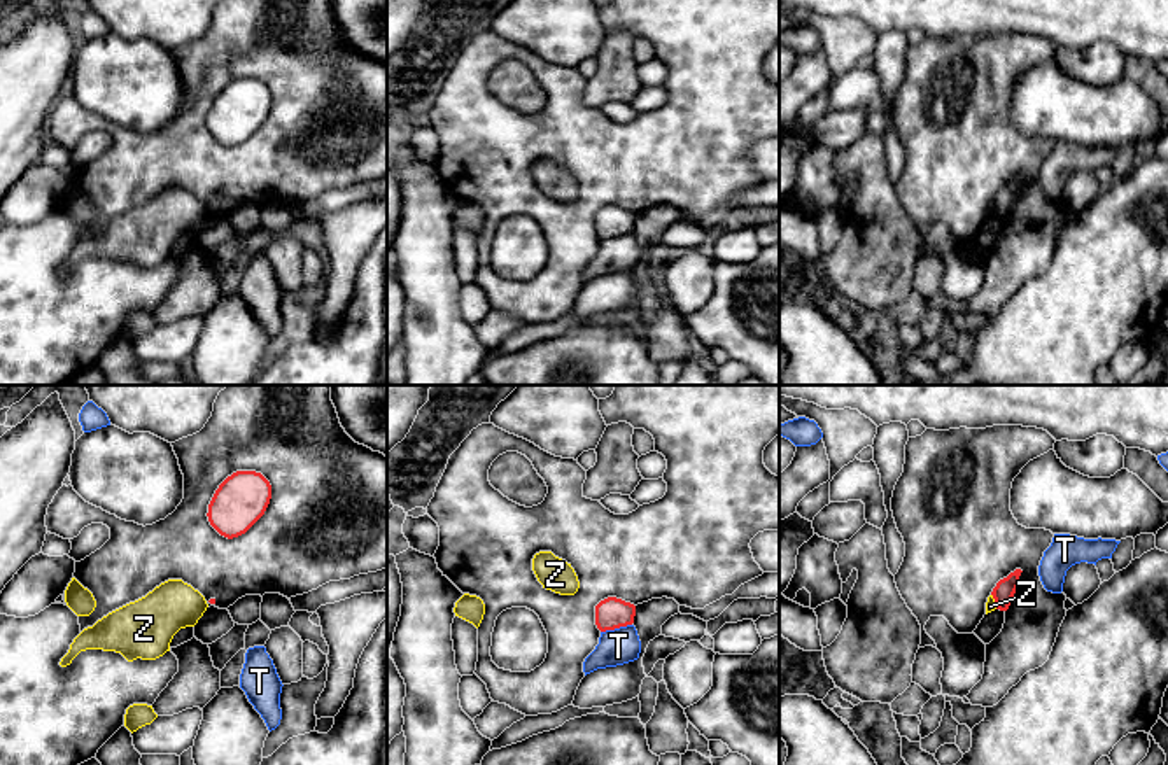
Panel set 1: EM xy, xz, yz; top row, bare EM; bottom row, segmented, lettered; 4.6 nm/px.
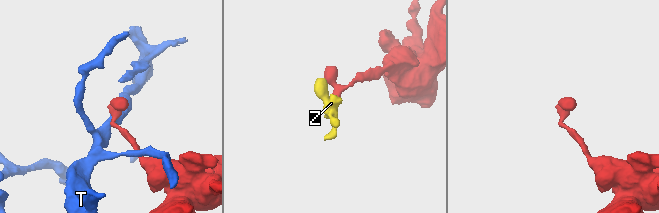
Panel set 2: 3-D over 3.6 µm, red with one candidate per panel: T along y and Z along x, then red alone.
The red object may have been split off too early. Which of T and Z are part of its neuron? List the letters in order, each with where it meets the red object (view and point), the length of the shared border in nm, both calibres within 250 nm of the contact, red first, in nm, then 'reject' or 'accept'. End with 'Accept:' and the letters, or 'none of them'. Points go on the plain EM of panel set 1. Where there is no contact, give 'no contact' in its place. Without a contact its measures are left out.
T: meets red in xz at (615, 235); contact 150 nm long; 150 nm thick on the red side, 170 nm on the other; reject
Z: meets red in yz at (995, 209); contact 80 nm long; 90 nm thick on the red side, 50 nm on the other; reject
Accept: none of them

